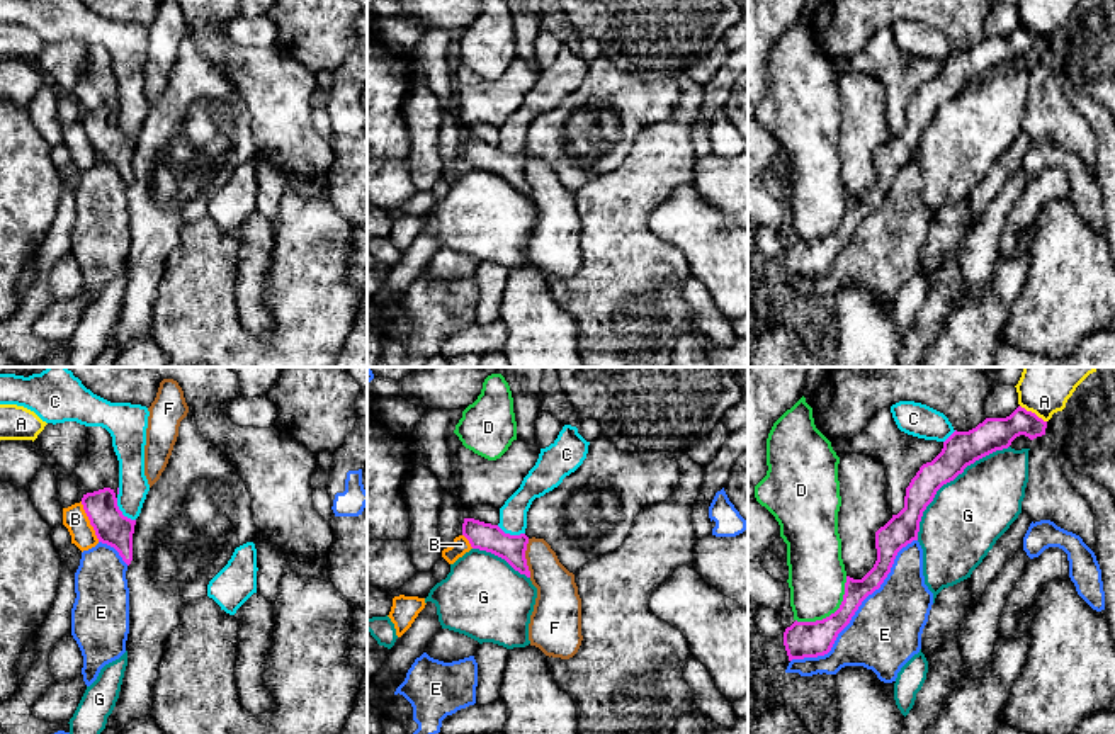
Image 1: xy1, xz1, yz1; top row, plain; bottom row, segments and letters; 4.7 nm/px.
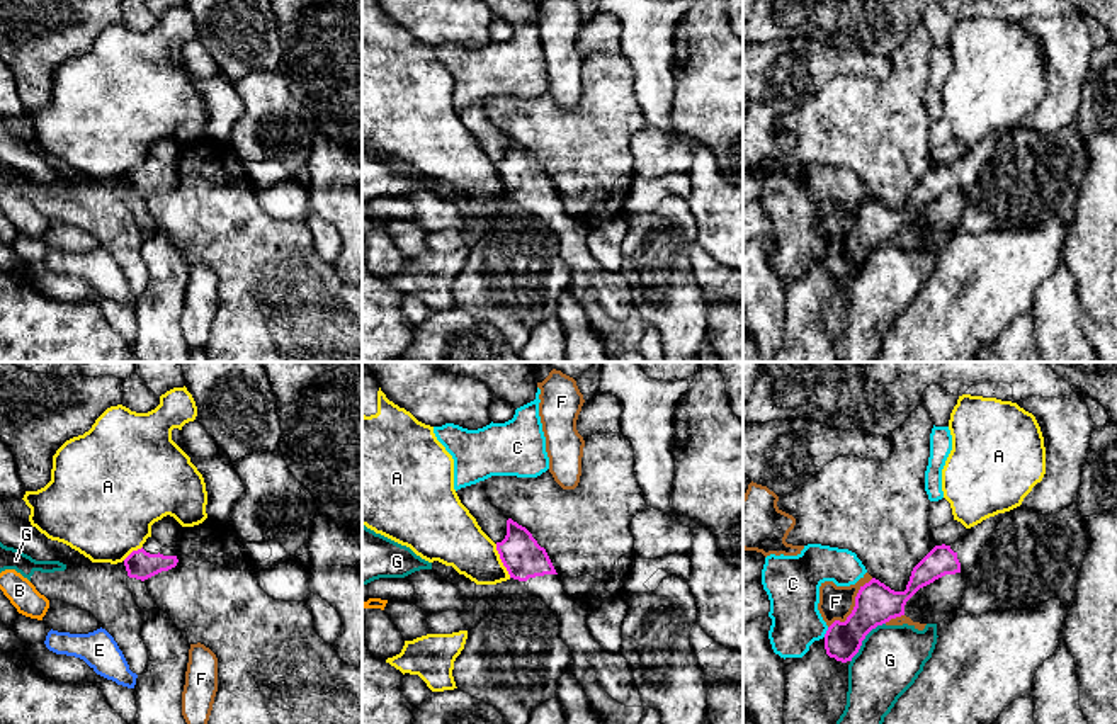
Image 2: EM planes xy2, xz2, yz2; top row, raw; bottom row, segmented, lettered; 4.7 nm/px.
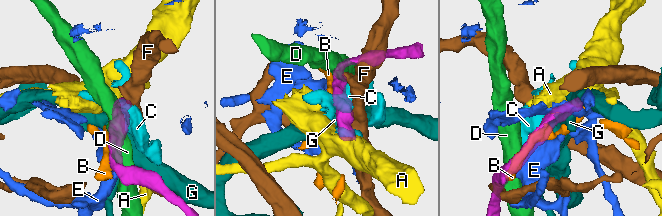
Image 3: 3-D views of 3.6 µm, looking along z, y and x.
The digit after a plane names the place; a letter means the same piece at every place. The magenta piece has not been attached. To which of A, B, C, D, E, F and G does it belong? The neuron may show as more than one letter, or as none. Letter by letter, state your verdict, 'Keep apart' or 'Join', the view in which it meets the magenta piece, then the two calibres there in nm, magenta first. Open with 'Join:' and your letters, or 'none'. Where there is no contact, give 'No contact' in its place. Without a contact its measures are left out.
Join: none
A: Keep apart. Touches magenta in xz2. Thickness 190 nm (magenta) against 260 nm
B: Keep apart. Touches magenta in xy1. Thickness 160 nm (magenta) against 120 nm
C: Keep apart. Touches magenta in xy1. Thickness 160 nm (magenta) against 140 nm
D: Keep apart. Touches magenta in yz1. Thickness 180 nm (magenta) against 280 nm
E: Keep apart. Touches magenta in yz1. Thickness 160 nm (magenta) against 340 nm
F: Keep apart. Touches magenta in yz2. Thickness 200 nm (magenta) against 160 nm
G: Keep apart. Touches magenta in yz1. Thickness 170 nm (magenta) against 360 nm

